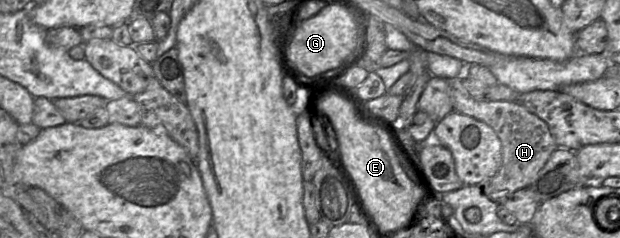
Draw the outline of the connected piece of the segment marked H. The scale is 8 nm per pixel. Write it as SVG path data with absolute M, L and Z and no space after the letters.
M453 86L453 109L486 123L501 142L502 164L499 171L483 184L478 184L483 193L498 205L502 205L514 192L528 188L558 148L548 125L518 101L479 101L470 97L459 86Z

